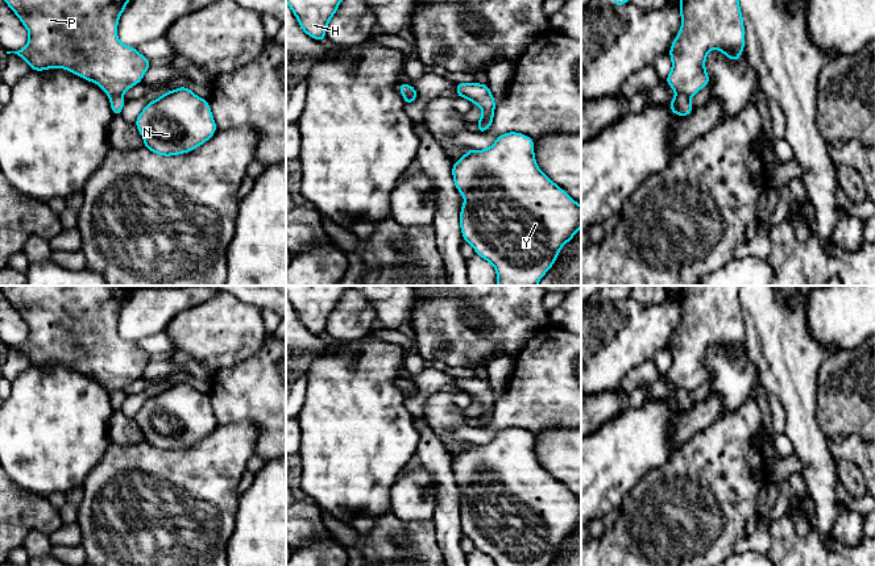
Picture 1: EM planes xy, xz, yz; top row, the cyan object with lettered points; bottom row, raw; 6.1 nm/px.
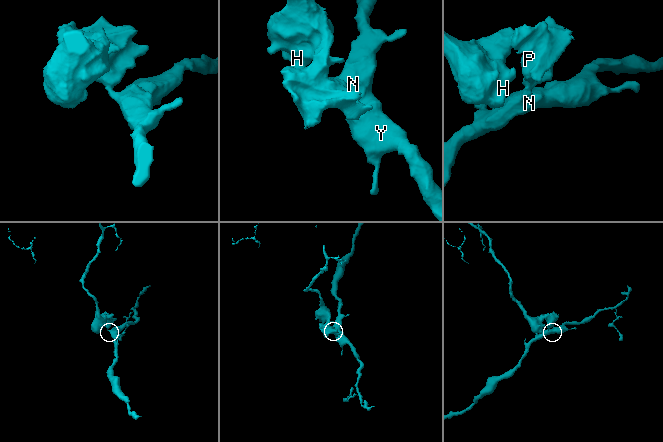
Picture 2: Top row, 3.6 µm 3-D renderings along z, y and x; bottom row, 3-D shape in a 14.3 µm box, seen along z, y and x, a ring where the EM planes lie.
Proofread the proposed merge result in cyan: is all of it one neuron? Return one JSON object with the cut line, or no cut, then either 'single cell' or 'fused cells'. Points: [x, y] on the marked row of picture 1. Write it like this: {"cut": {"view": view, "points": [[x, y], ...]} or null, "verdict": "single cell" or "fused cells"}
{"cut": {"view": "xy", "points": [[121, 94], [110, 96]]}, "verdict": "fused cells"}

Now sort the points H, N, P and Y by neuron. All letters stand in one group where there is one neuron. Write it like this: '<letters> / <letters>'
H P / N Y

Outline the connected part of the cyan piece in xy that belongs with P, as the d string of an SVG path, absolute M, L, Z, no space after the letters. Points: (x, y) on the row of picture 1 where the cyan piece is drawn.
M4 0L7 5L13 11L13 13L20 18L22 25L26 28L29 33L28 43L24 49L18 51L7 51L7 54L14 53L20 58L22 58L33 71L45 71L47 68L65 68L87 82L95 82L99 88L101 88L108 96L123 95L125 91L132 88L133 86L141 83L145 72L150 67L150 61L141 55L137 47L125 46L117 38L117 25L121 13L128 5L129 0Z

